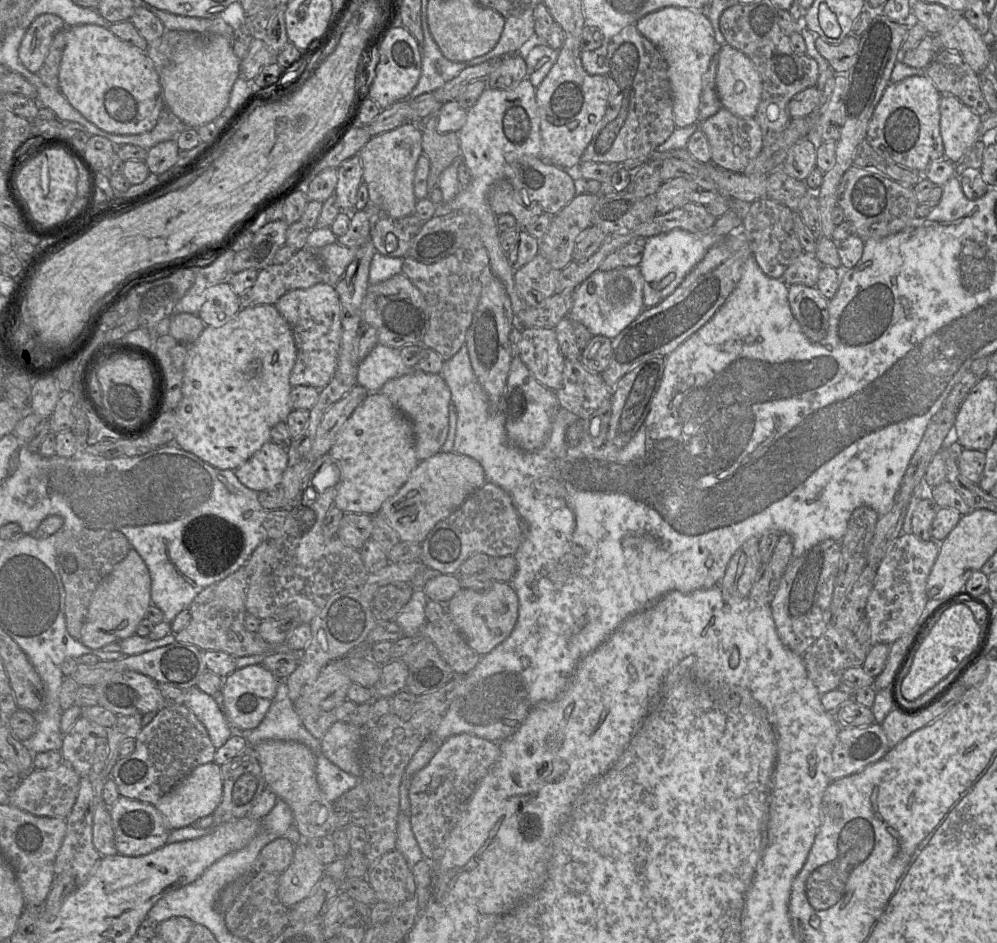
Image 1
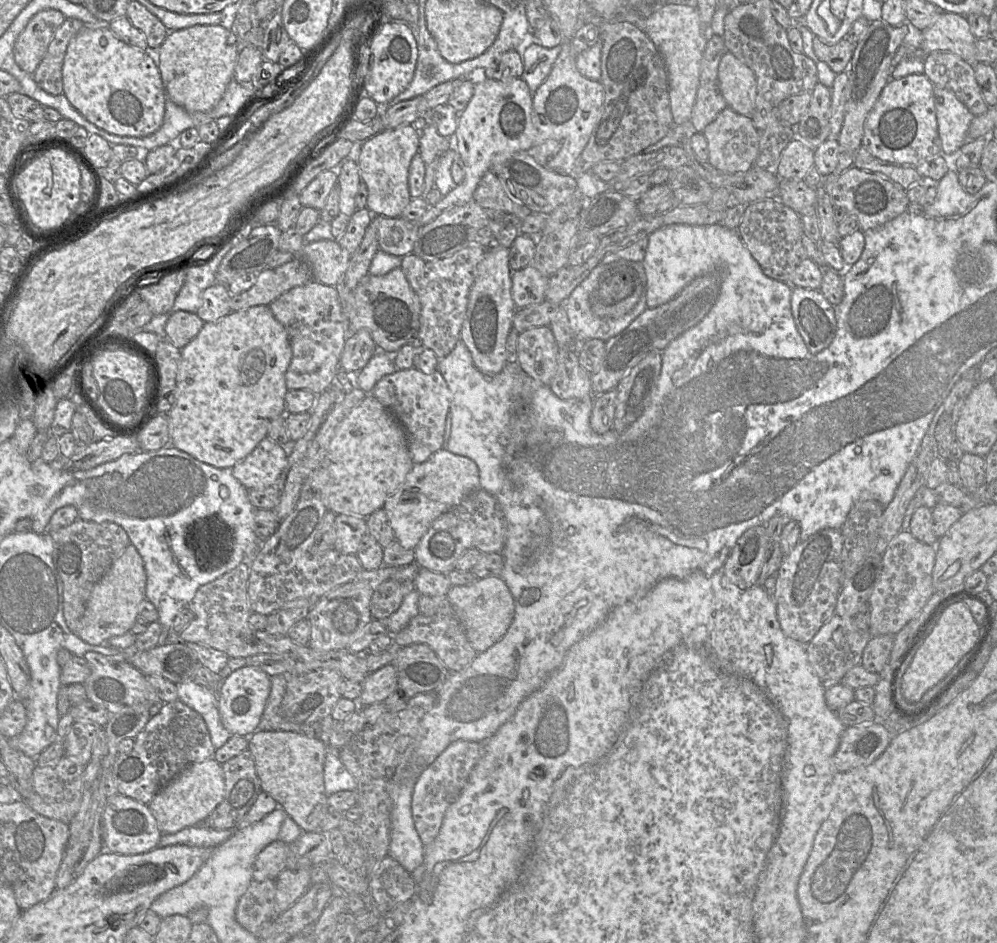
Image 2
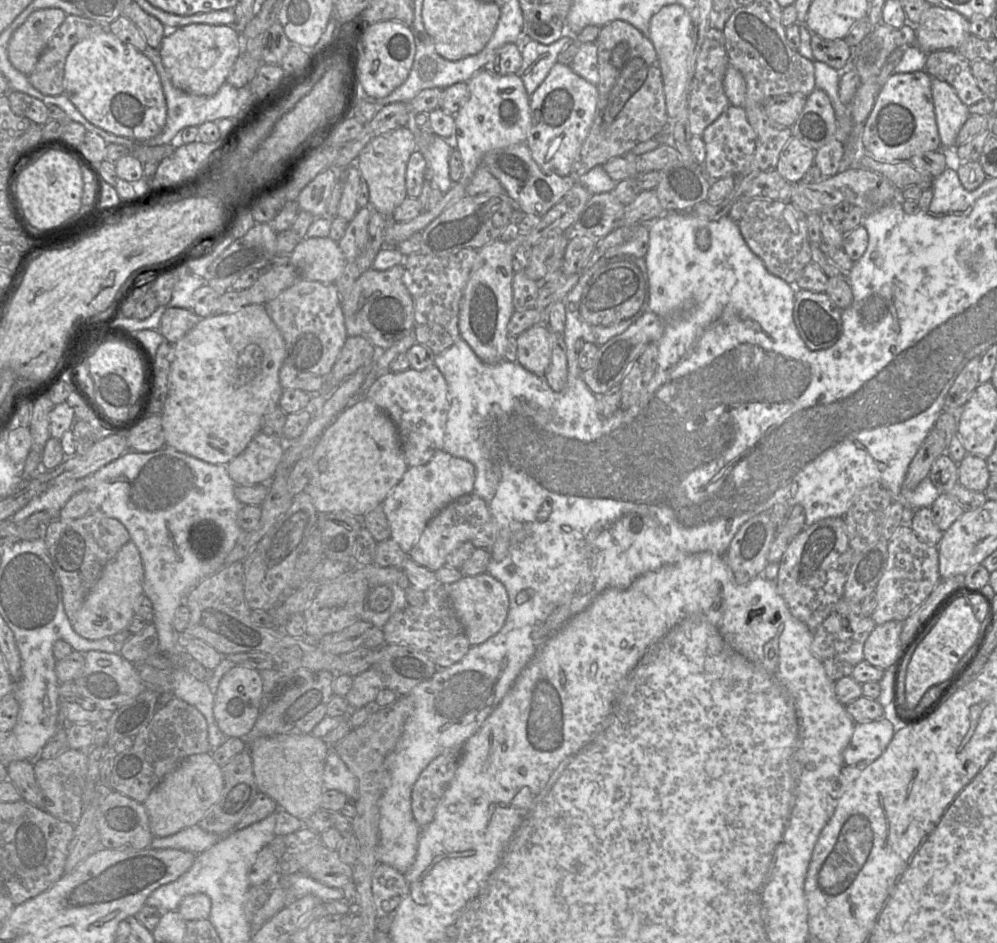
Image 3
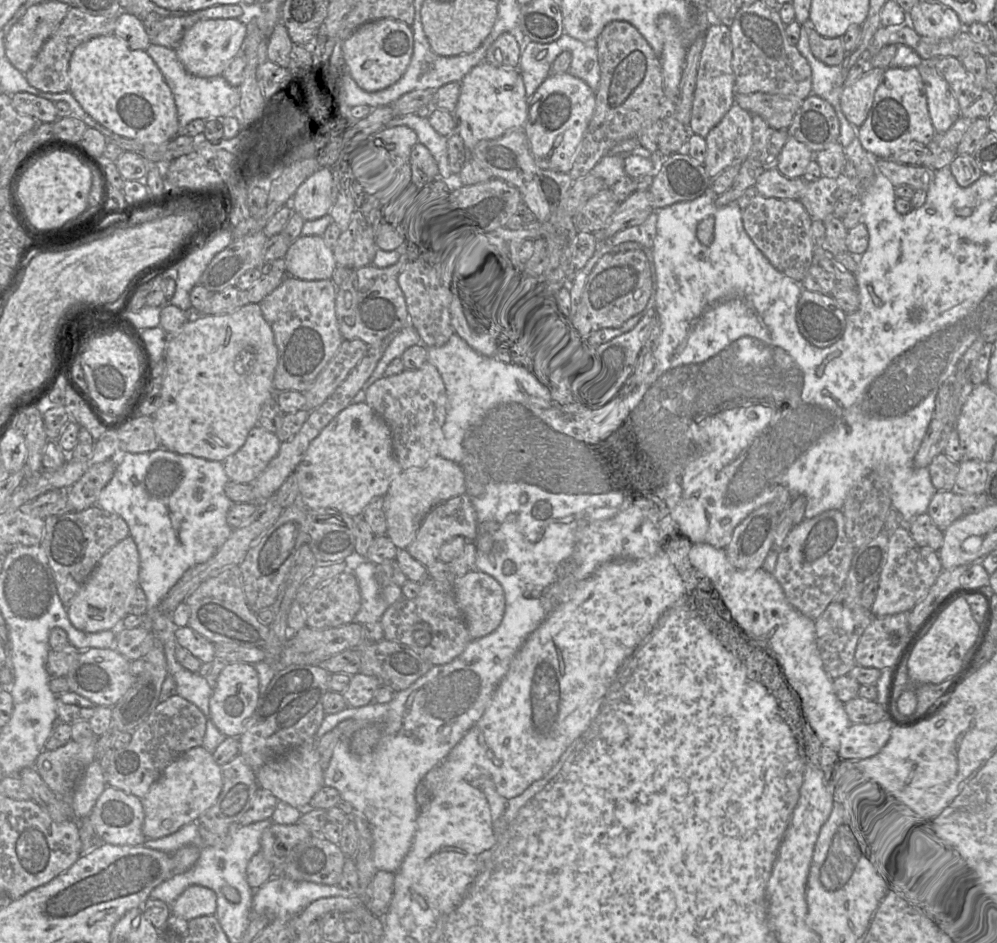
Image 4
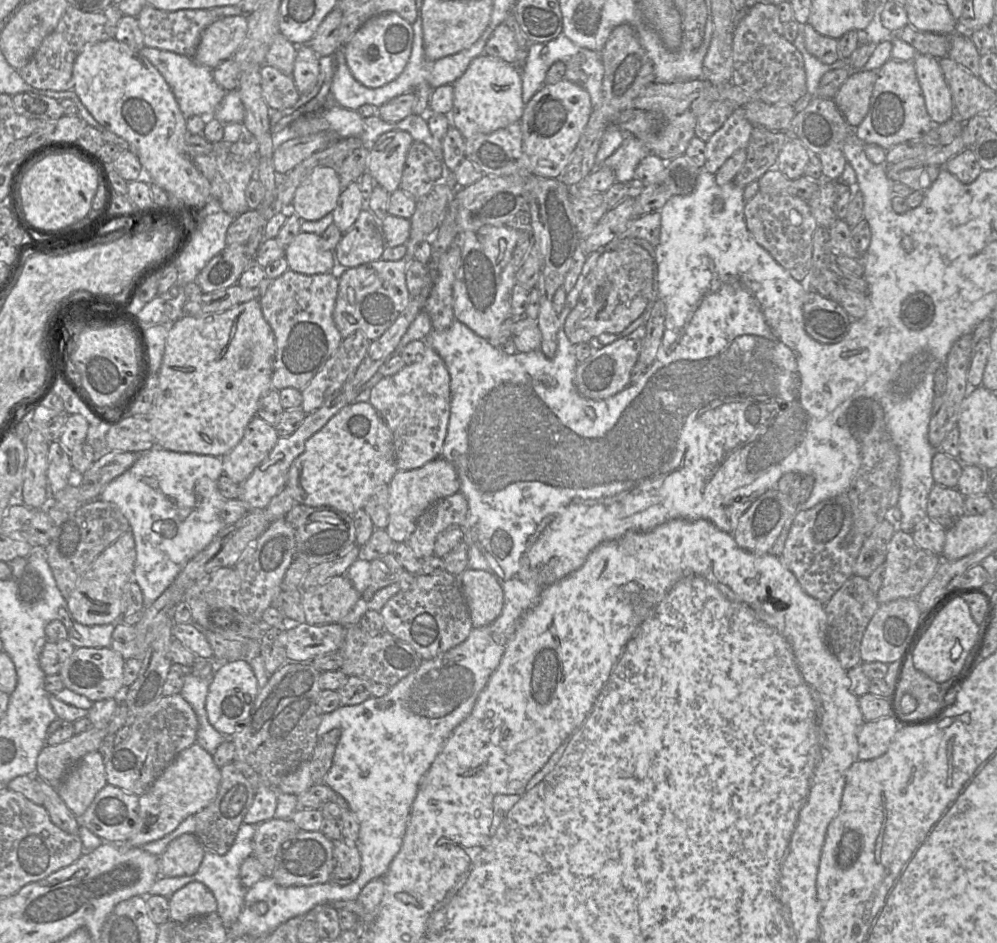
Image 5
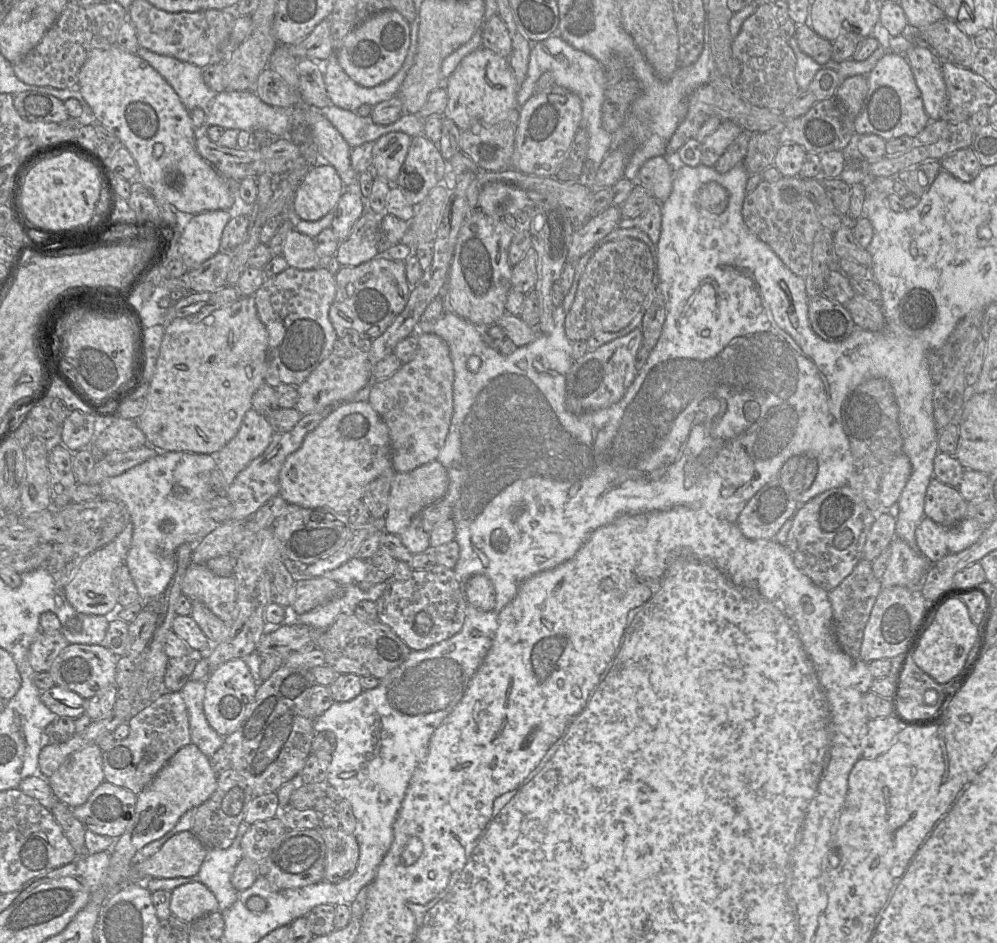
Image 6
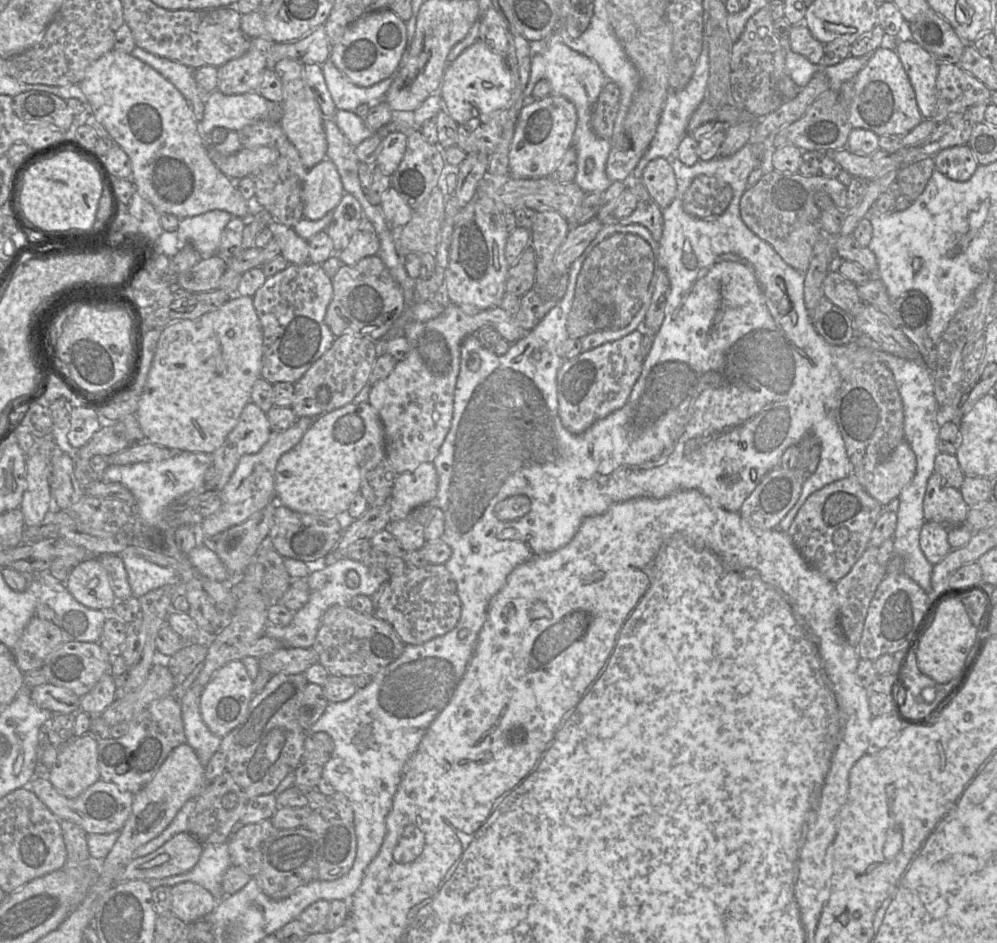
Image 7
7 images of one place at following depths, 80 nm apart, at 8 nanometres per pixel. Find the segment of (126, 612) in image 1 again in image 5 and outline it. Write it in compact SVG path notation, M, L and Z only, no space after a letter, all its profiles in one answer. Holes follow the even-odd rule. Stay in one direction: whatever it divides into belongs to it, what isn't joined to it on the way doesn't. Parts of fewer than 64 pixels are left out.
M129 529L107 547L90 565L66 599L73 619L85 626L115 624L122 617L121 603L125 586L134 580L136 546Z

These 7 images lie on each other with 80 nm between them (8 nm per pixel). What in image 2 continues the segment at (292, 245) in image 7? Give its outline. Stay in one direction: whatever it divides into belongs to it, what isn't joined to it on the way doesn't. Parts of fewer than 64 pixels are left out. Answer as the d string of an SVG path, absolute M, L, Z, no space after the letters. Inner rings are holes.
M335 239L305 243L298 256L308 266L312 280L327 286L339 283L351 258L351 254Z

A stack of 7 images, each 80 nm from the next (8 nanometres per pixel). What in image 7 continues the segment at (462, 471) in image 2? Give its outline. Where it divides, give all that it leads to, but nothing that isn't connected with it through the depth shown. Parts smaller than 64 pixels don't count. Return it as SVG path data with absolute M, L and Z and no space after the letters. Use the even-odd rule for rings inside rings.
M433 463L420 464L414 471L398 475L392 488L390 522L405 519L418 506L434 503L437 491L438 475Z

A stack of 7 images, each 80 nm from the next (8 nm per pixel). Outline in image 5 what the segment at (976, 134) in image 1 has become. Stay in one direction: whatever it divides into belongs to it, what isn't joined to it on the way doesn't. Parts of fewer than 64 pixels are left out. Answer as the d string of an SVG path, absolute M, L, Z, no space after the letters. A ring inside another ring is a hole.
M918 53L913 63L930 119L934 124L950 120L953 117L953 100L939 59Z

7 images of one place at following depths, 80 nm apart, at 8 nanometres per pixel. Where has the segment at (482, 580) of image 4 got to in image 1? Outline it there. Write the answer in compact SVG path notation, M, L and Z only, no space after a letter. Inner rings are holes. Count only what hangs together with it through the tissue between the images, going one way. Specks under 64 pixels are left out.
M494 581L482 591L462 588L446 604L446 609L467 644L484 656L506 640L513 631L519 615L519 599L511 583Z

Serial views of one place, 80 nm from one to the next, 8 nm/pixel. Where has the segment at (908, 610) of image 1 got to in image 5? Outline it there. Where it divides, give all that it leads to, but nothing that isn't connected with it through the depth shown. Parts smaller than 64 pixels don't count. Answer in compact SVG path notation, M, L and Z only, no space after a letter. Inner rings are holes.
M897 528L888 543L883 581L876 593L877 601L881 604L898 598L916 599L933 577L941 560L940 556L919 547L913 540L911 533L906 533Z

